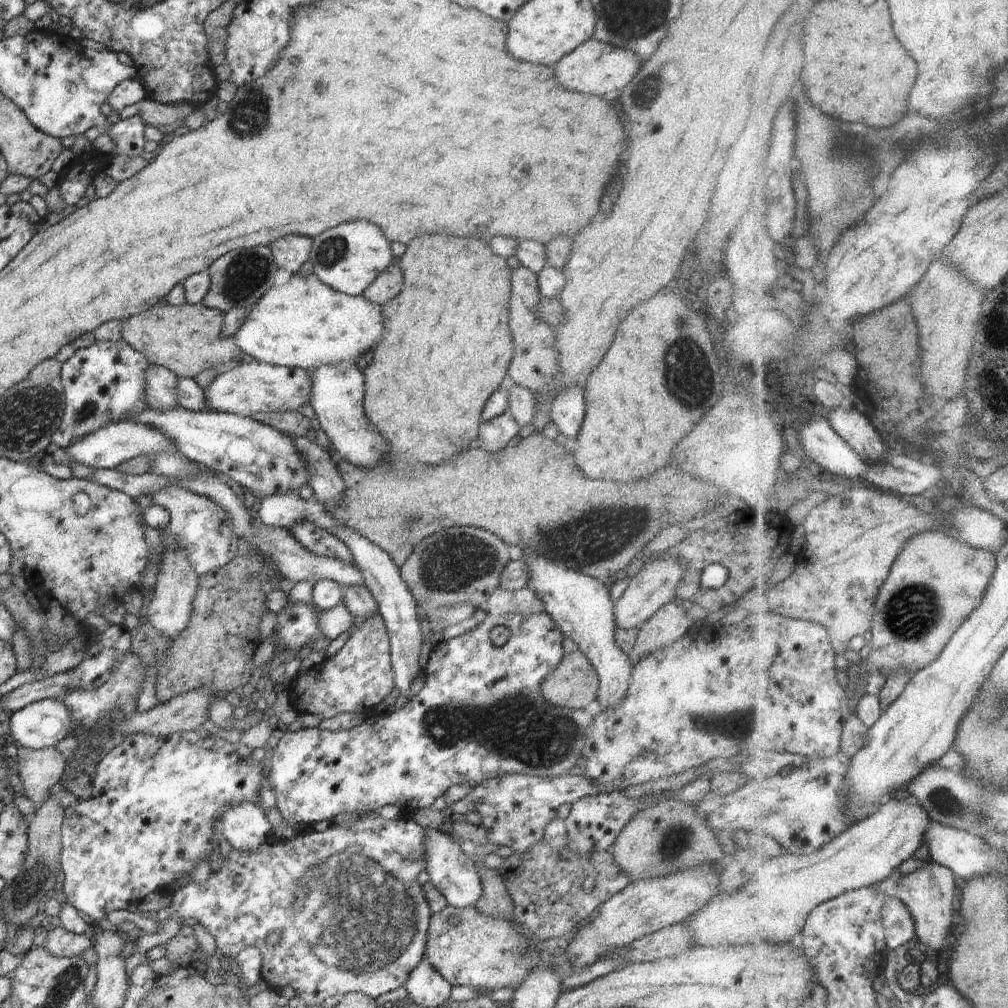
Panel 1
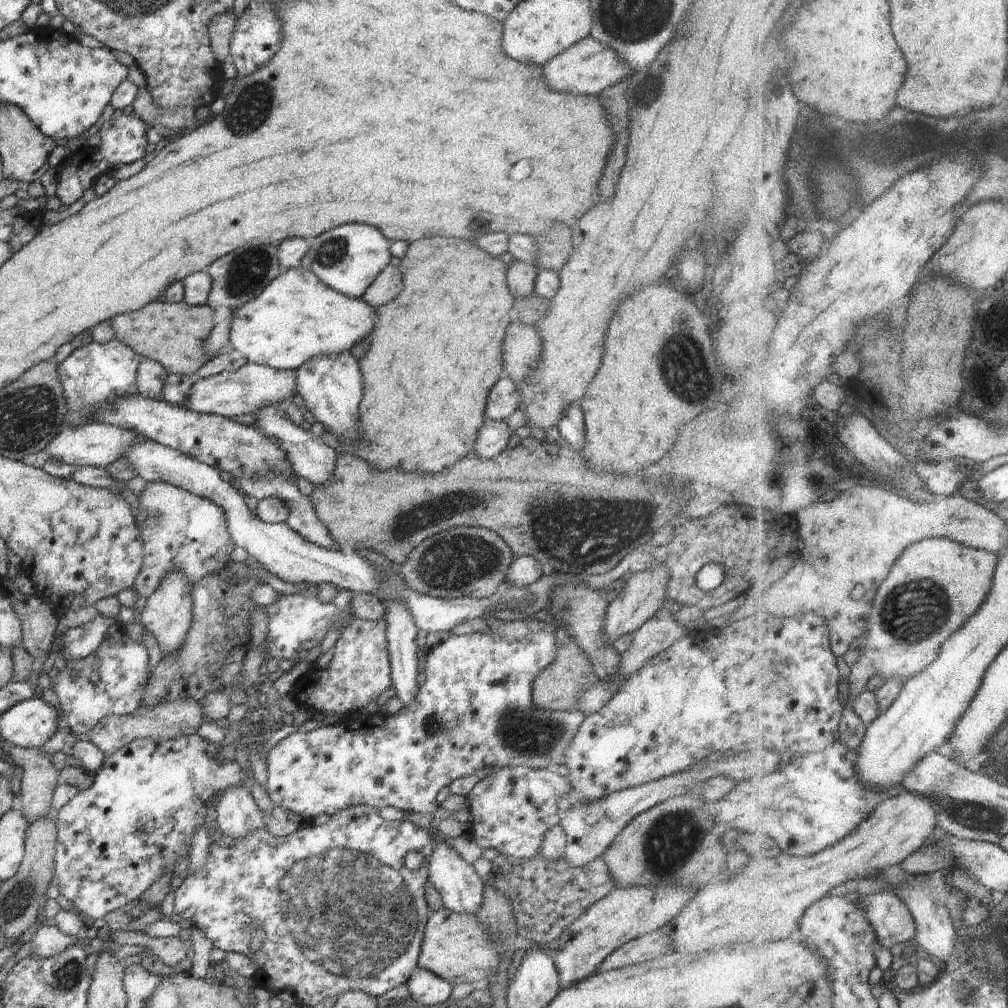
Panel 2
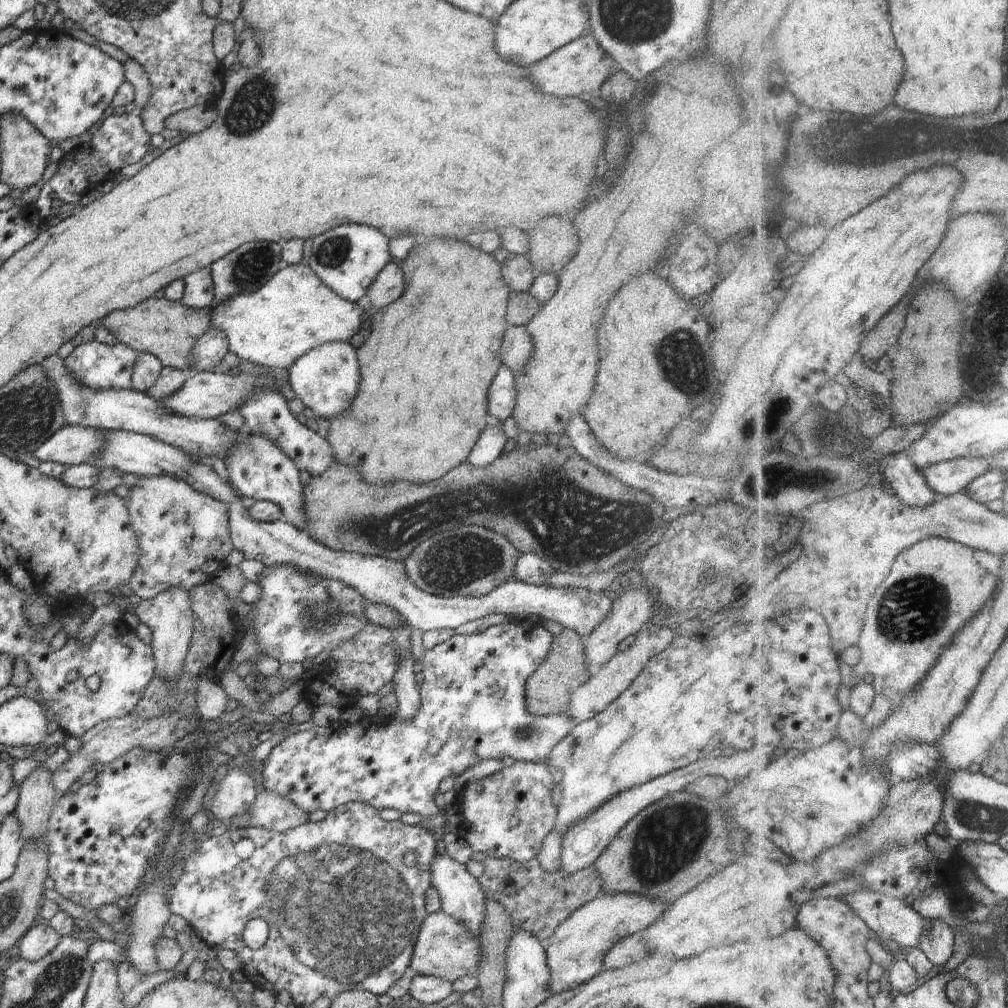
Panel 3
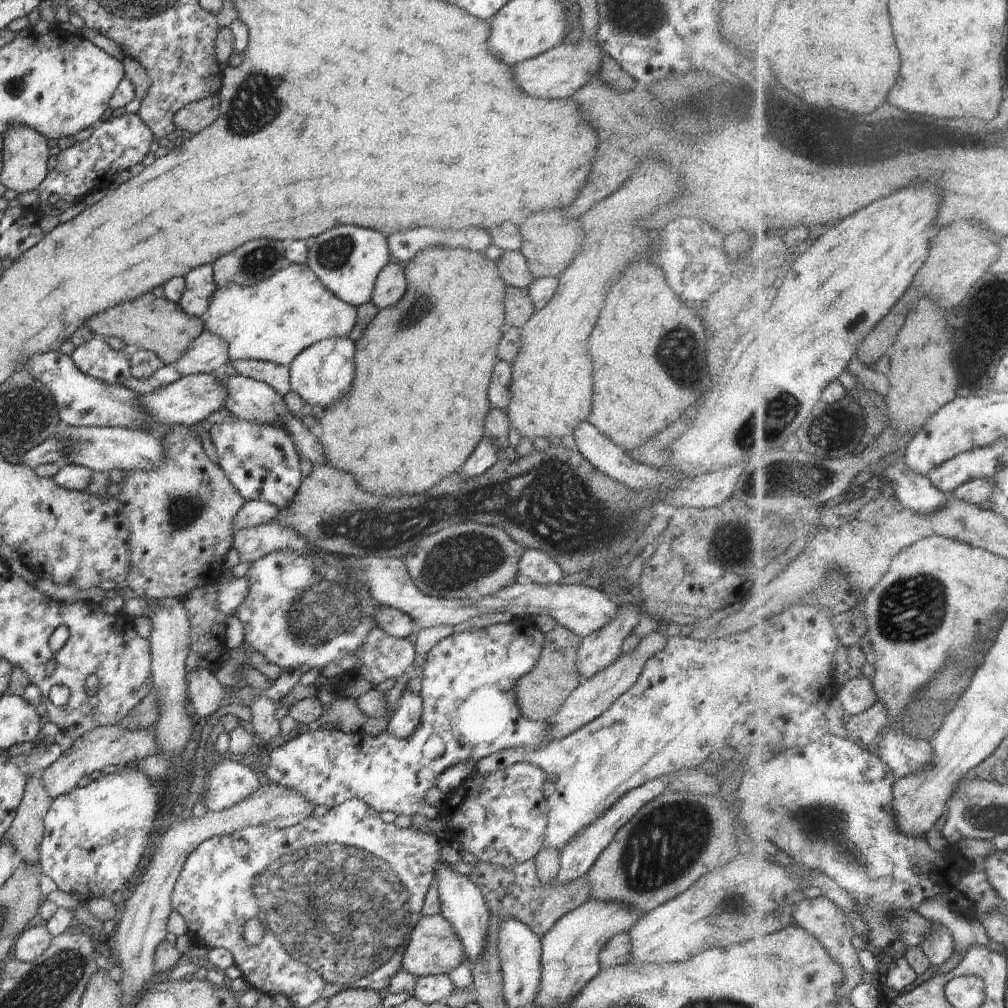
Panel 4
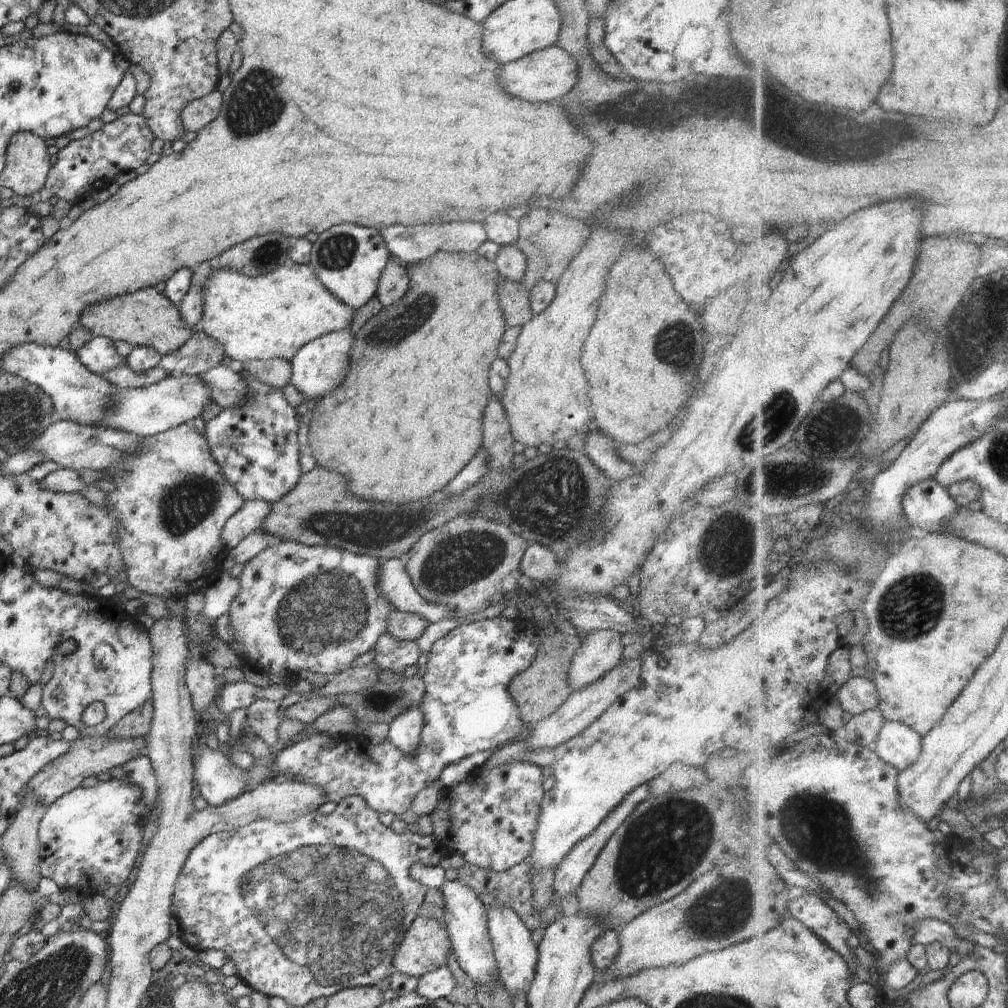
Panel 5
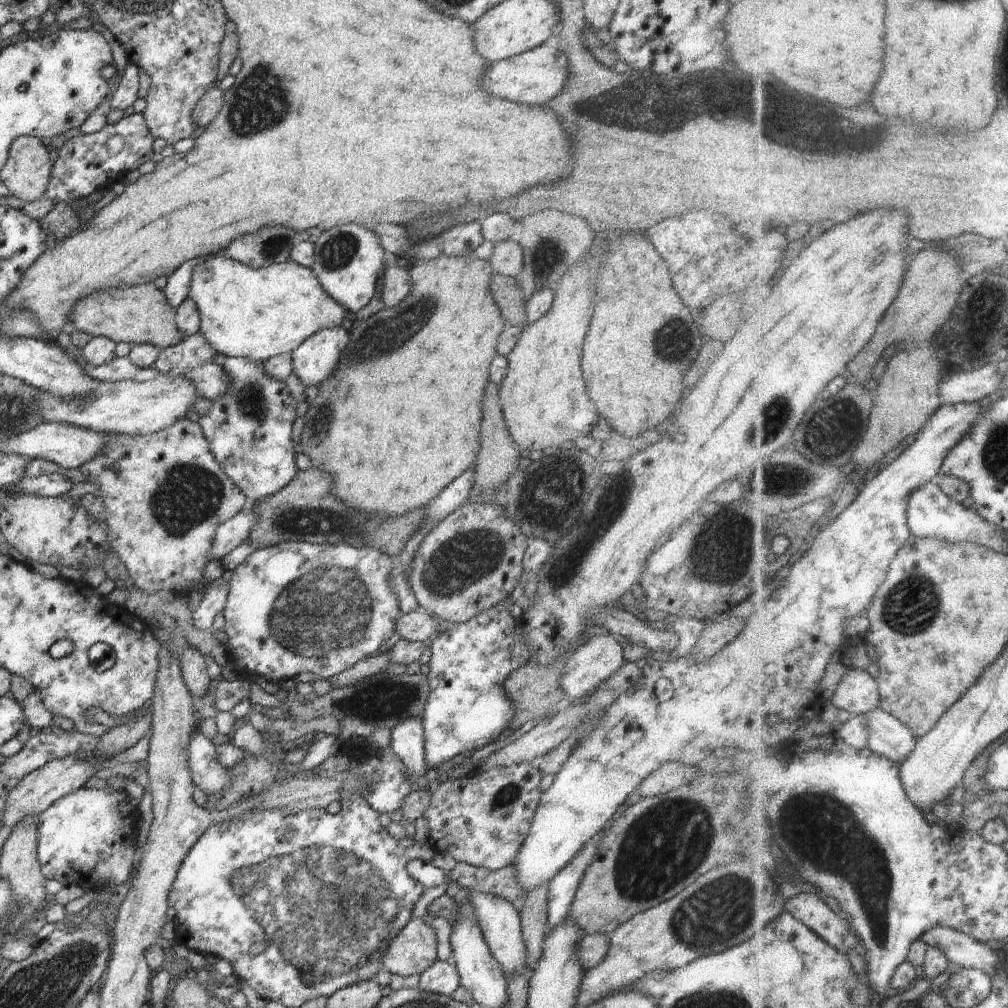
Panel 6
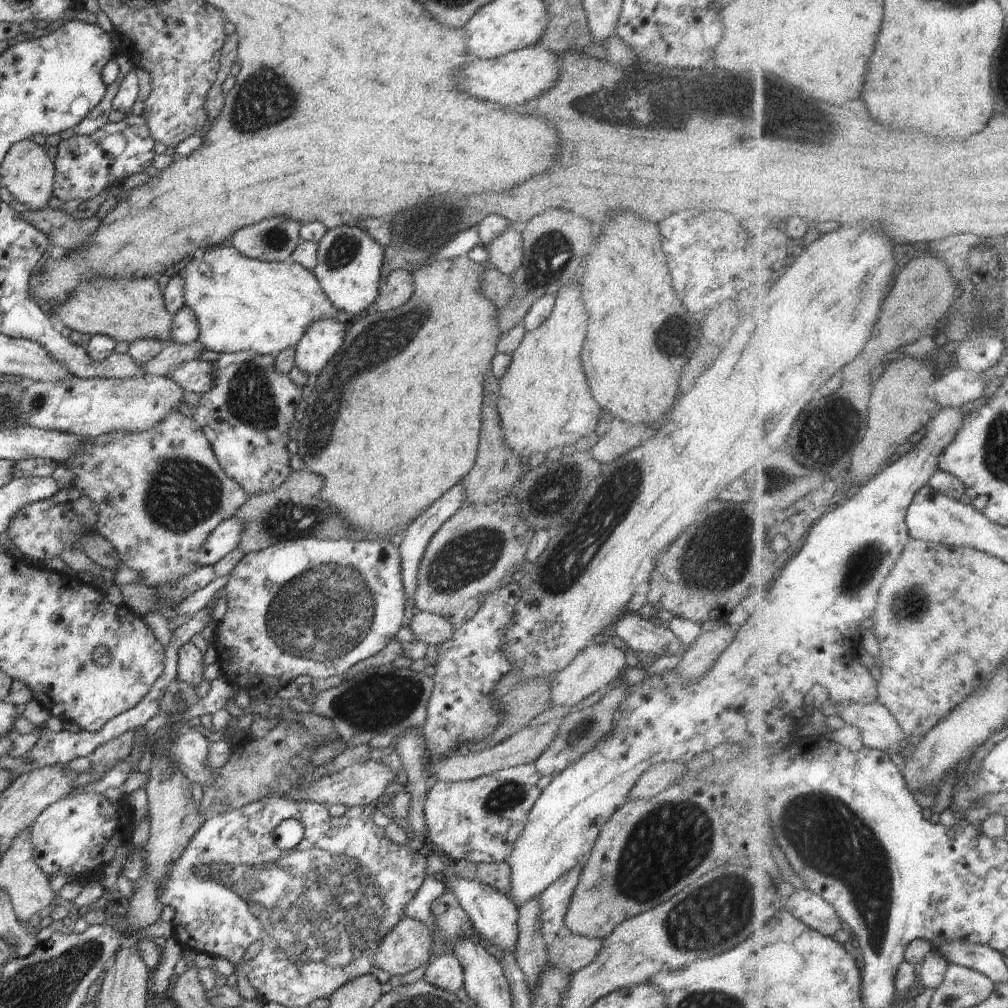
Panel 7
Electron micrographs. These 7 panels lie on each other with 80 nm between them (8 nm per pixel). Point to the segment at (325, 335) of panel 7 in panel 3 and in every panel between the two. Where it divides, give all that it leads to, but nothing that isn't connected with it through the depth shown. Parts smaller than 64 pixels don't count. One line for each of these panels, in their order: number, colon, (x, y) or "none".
3: (326, 378)
4: (322, 374)
5: (318, 367)
6: (314, 360)

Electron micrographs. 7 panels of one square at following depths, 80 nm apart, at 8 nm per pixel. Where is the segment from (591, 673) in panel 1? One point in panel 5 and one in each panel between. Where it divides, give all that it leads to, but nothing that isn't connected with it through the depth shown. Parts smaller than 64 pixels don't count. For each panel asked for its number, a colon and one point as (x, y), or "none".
2: (558, 687)
3: (548, 690)
4: (540, 693)
5: (542, 689)

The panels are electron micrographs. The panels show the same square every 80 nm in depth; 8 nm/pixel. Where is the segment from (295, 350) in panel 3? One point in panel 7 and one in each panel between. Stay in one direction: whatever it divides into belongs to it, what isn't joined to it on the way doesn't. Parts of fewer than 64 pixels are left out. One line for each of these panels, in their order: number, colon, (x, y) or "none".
4: (275, 320)
5: (273, 315)
6: (259, 313)
7: (241, 305)

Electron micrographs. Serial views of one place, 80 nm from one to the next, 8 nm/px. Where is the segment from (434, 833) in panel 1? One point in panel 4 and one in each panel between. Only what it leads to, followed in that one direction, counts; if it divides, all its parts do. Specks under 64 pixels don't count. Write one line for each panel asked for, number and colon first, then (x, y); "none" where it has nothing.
2: (461, 889)
3: (461, 897)
4: (462, 905)

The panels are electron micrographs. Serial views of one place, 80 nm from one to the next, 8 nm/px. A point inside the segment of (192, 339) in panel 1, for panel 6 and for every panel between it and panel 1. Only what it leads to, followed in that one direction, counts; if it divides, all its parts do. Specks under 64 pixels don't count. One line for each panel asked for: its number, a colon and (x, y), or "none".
2: (173, 334)
3: (166, 329)
4: (155, 324)
5: (147, 318)
6: (139, 314)

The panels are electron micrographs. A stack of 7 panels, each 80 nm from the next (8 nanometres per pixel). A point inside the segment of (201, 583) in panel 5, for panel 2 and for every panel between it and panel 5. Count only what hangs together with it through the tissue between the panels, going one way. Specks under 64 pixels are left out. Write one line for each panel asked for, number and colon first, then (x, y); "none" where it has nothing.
2: (179, 531)
3: (183, 536)
4: (180, 515)

